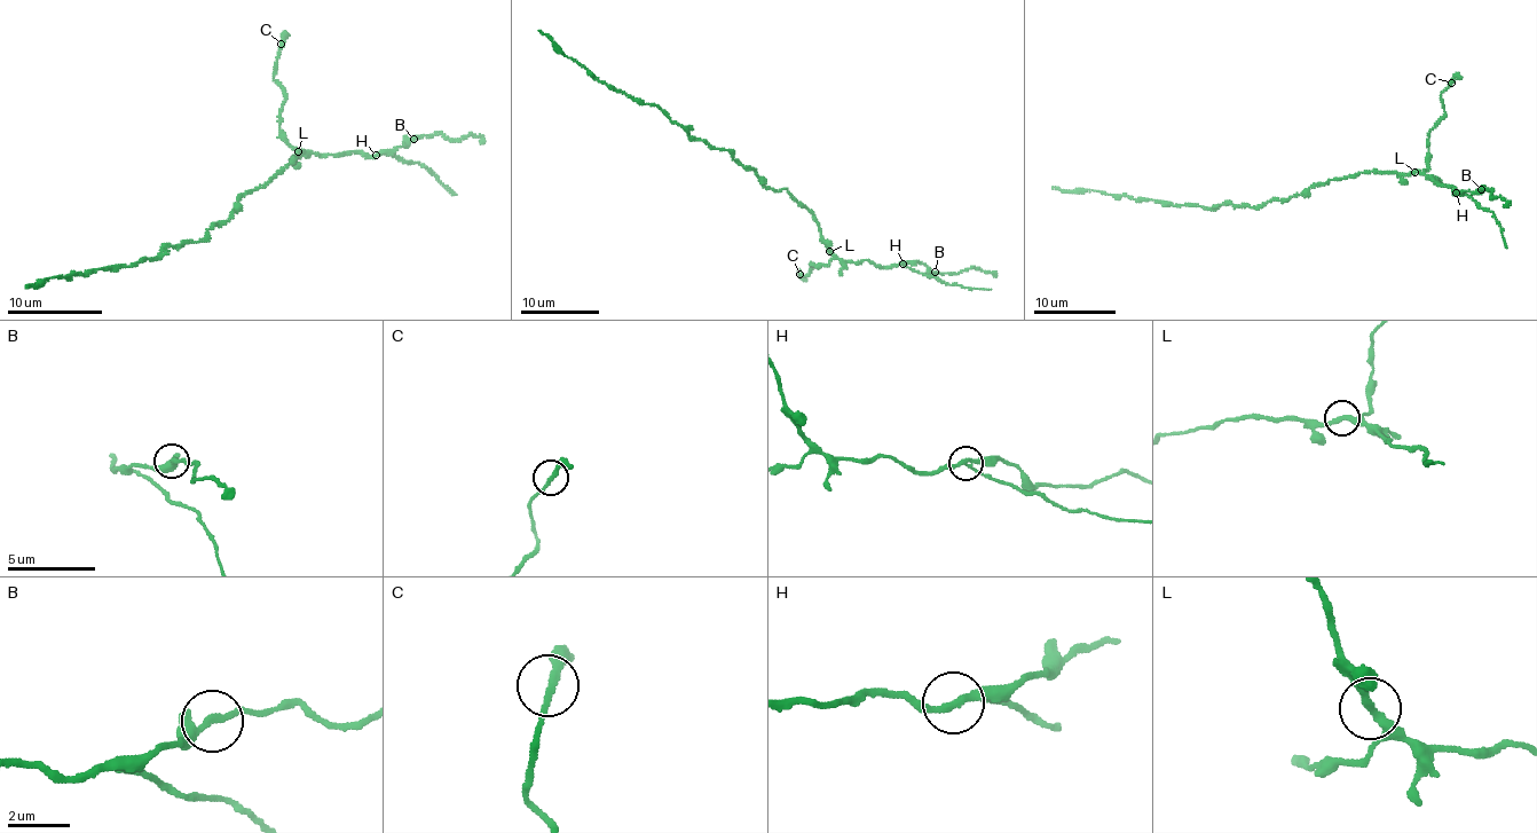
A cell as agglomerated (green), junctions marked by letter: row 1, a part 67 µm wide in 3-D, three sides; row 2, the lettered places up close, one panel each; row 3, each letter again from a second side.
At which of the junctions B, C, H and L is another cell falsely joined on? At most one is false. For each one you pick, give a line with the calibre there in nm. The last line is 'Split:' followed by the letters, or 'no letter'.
H: 190 nm
Split: H

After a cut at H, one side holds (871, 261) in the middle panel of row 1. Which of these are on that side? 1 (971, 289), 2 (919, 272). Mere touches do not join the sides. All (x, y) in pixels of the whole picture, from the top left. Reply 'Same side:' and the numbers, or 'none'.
Same side: none

